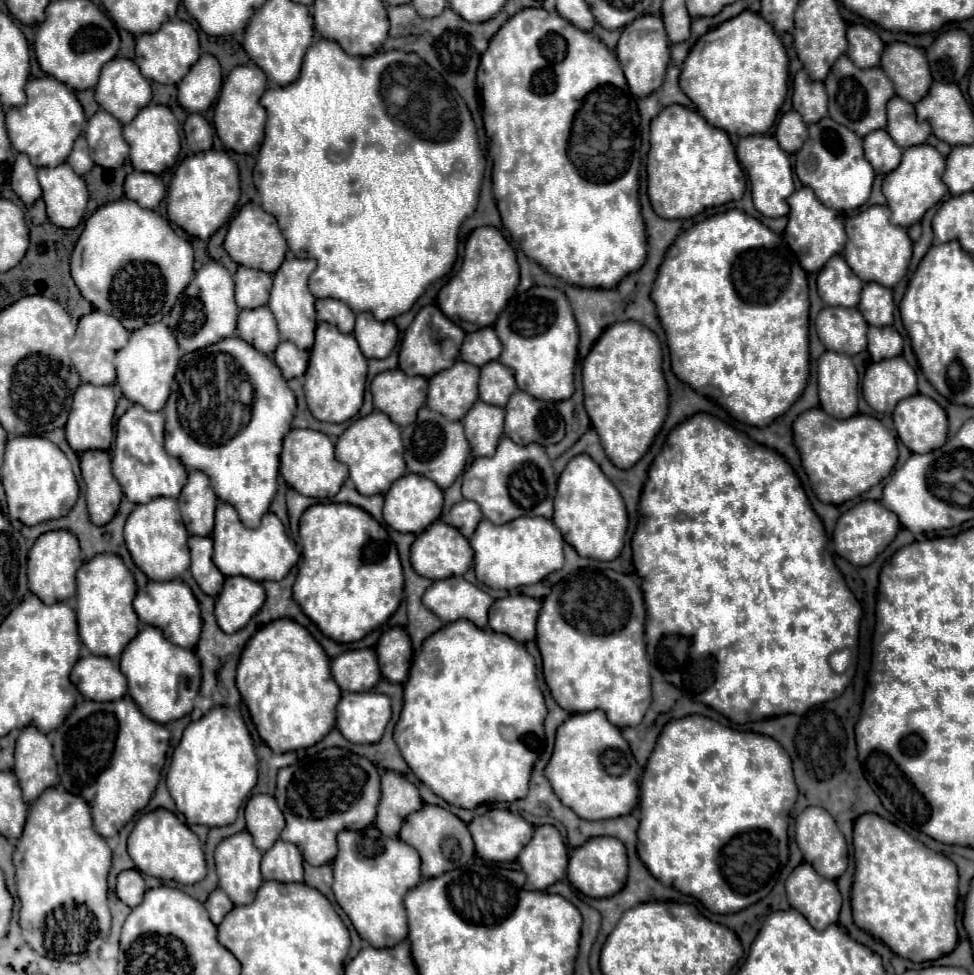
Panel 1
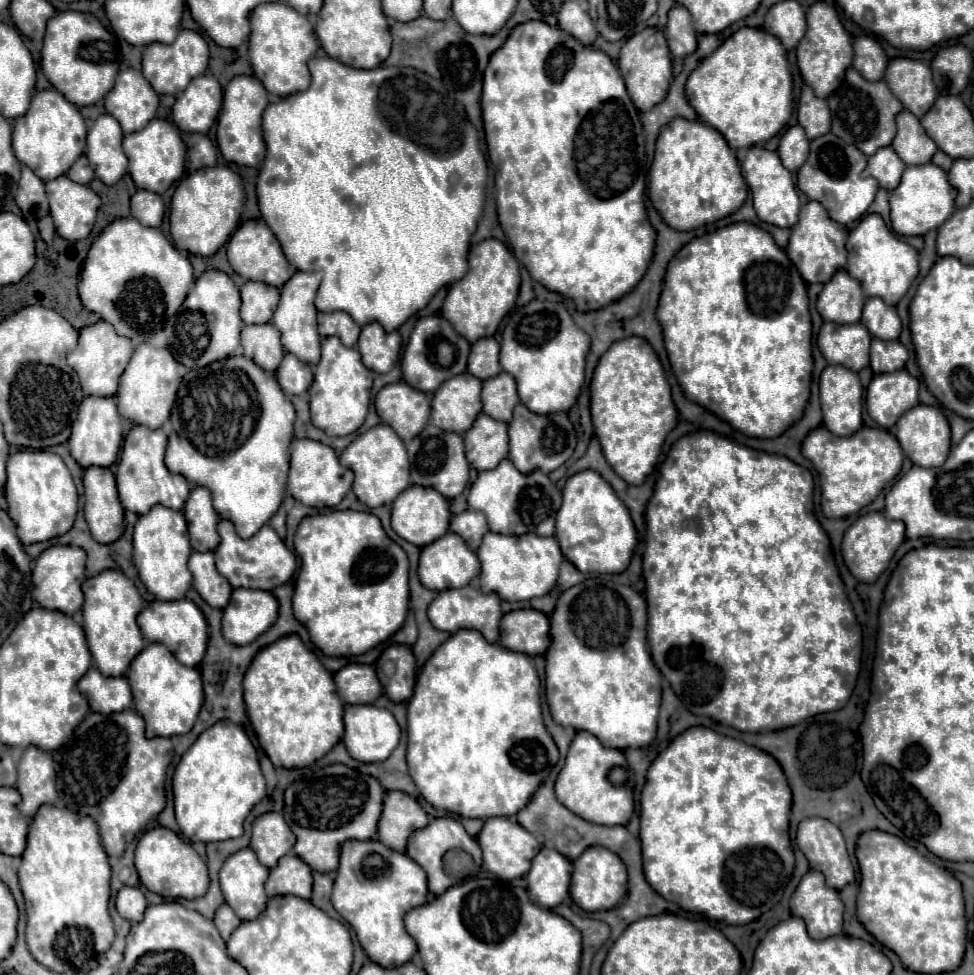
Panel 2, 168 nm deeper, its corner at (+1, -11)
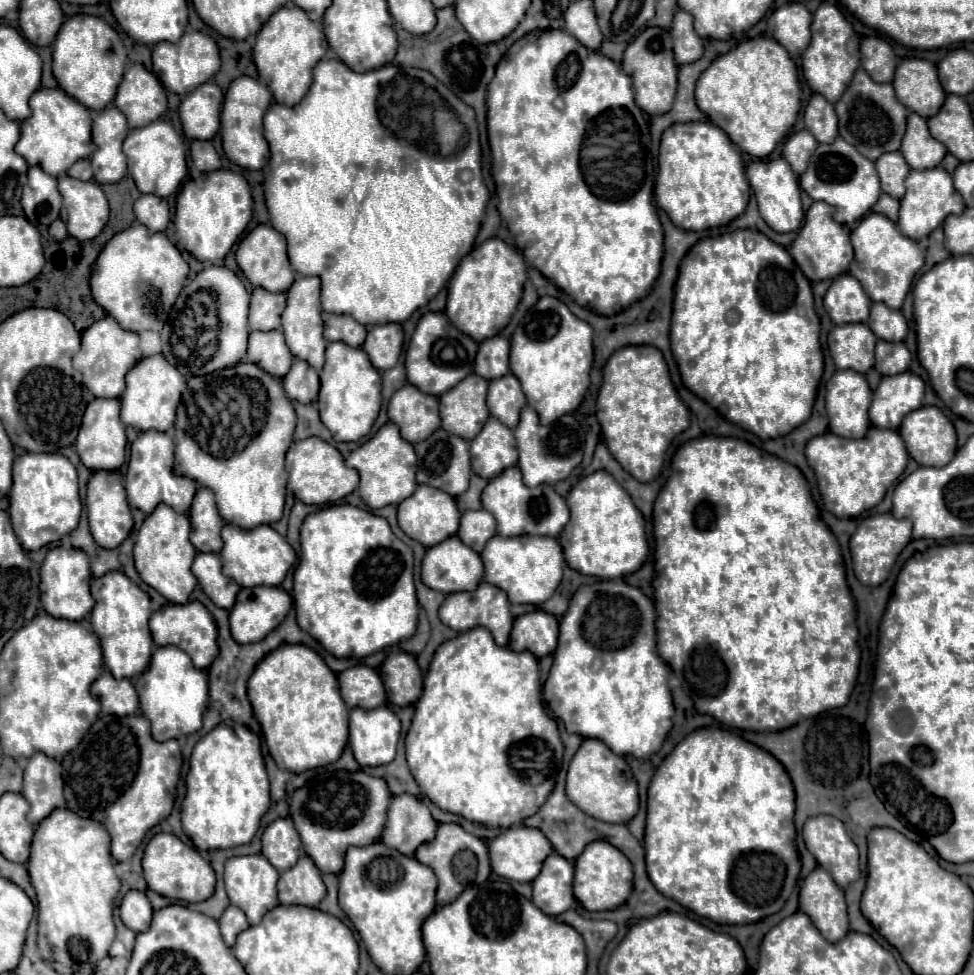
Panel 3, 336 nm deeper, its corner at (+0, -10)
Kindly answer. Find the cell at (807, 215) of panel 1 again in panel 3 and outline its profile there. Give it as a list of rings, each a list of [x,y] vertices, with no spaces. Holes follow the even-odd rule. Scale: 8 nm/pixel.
[[[813,202],[799,236],[789,246],[789,254],[801,266],[803,274],[811,282],[817,282],[817,280],[837,278],[837,276],[845,274],[853,260],[853,246],[851,246],[851,240],[849,240],[849,234],[845,232],[845,228],[833,220],[833,208],[825,202]]]

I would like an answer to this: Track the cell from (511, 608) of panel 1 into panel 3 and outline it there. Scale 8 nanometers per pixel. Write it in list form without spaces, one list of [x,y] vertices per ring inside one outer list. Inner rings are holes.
[[[535,610],[515,618],[509,648],[515,652],[529,650],[537,658],[543,658],[555,652],[557,636],[559,636],[557,618],[545,610]]]

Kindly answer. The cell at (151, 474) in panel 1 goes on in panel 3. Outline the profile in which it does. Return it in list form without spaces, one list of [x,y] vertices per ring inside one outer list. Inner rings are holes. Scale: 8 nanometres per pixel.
[[[149,430],[137,436],[137,440],[131,444],[131,456],[129,456],[129,466],[125,474],[125,490],[127,490],[131,508],[139,508],[145,514],[151,514],[163,502],[173,510],[177,510],[179,514],[189,512],[197,486],[195,486],[195,480],[175,474],[173,460],[175,460],[175,442],[171,434]]]

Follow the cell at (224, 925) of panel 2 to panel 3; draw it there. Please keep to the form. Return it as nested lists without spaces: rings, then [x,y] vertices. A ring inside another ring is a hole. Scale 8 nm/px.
[[[229,906],[221,920],[219,920],[219,926],[221,926],[221,936],[225,940],[227,946],[233,946],[235,944],[235,938],[249,928],[249,922],[245,918],[245,914],[237,908],[237,906]]]

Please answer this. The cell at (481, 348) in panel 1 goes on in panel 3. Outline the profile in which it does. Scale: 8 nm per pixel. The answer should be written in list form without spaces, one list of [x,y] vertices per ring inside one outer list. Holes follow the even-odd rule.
[[[493,336],[485,340],[477,352],[475,374],[485,380],[495,380],[509,374],[509,340],[503,336]]]

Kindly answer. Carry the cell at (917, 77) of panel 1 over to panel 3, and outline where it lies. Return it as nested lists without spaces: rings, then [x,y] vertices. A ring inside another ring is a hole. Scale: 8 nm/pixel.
[[[905,58],[897,66],[893,88],[897,100],[909,110],[921,114],[921,118],[931,118],[945,102],[945,90],[937,78],[937,66],[927,60]]]

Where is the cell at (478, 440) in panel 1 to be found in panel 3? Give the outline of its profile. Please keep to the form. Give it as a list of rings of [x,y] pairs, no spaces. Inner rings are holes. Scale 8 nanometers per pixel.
[[[489,418],[477,438],[471,442],[471,466],[473,472],[485,480],[493,480],[503,474],[505,468],[517,464],[517,446],[513,430]]]

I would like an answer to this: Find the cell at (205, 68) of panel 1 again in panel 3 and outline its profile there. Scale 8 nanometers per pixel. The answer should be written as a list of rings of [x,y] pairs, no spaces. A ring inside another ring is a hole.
[[[205,82],[197,90],[189,92],[179,106],[179,118],[187,138],[211,140],[219,130],[223,92],[215,82]]]

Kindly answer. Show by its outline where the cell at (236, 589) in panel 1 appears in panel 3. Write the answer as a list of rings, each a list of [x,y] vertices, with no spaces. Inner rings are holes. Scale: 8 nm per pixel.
[[[243,588],[231,610],[231,634],[241,644],[259,642],[287,616],[293,600],[281,588]]]

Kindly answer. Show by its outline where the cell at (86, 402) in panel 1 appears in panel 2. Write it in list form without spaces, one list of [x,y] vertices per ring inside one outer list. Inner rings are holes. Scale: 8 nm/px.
[[[86,397],[78,407],[76,423],[72,425],[72,435],[68,439],[70,453],[80,467],[110,467],[122,445],[122,415],[116,409],[114,397]]]

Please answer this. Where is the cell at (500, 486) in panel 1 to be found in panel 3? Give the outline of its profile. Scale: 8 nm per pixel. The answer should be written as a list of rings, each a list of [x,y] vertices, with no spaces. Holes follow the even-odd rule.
[[[511,466],[501,474],[501,478],[493,478],[483,494],[483,508],[489,510],[497,518],[497,532],[501,536],[551,536],[559,538],[561,530],[569,522],[569,508],[565,500],[555,492],[551,484],[541,484],[537,488],[529,488],[521,480],[521,470]]]

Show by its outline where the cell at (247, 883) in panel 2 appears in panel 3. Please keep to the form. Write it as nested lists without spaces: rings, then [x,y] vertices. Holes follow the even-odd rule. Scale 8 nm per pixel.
[[[263,854],[235,856],[235,858],[227,860],[227,864],[225,864],[225,888],[227,888],[229,900],[233,906],[237,906],[245,912],[251,926],[259,924],[263,914],[267,914],[269,910],[273,910],[279,904],[277,880],[279,880],[277,868]]]

